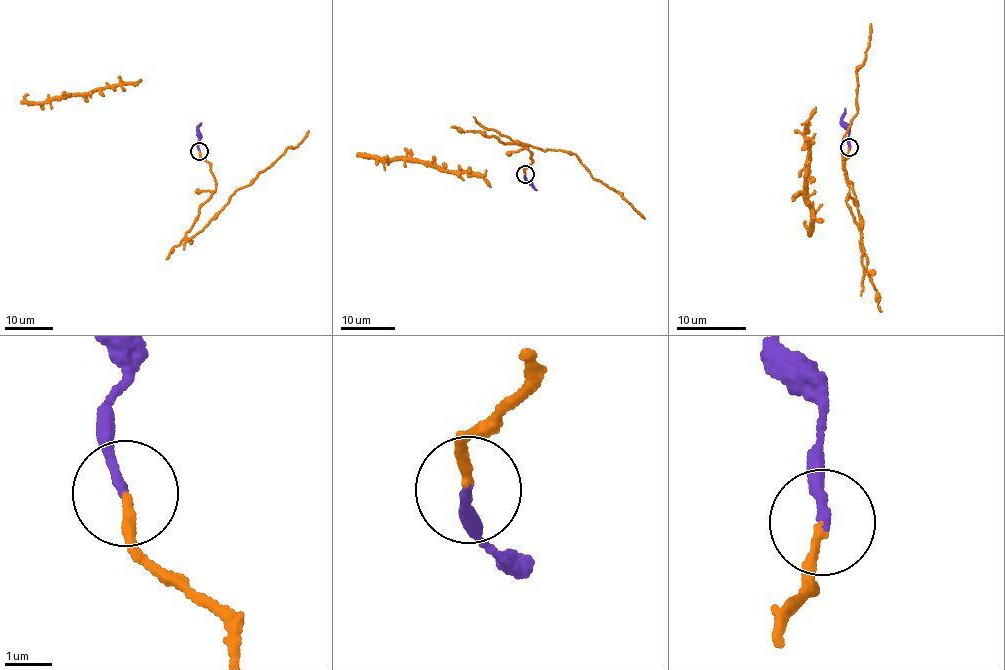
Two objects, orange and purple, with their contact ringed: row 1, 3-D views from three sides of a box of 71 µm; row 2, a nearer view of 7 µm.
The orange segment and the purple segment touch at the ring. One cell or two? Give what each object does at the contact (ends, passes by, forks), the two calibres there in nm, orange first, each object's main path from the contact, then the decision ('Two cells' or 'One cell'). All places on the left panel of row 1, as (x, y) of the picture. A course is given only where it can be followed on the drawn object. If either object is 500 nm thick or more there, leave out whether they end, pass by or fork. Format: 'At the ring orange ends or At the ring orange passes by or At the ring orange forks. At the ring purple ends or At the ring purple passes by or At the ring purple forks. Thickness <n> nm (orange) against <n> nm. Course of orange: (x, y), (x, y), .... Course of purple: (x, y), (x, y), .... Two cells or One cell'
At the ring orange ends. At the ring purple ends. Thickness 150 nm (orange) against 190 nm. Course of orange: (200, 151), (210, 164), (216, 192), (187, 232), (191, 240), (237, 190), (297, 146), (308, 130). Course of purple: (200, 151), (198, 129), (201, 123). One cell

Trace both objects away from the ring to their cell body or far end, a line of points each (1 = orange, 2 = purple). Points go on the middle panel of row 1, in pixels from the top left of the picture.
1: (525, 174), (531, 161), (528, 148), (480, 132), (495, 130), (543, 150), (573, 153), (644, 218)
2: (525, 174), (537, 190)

